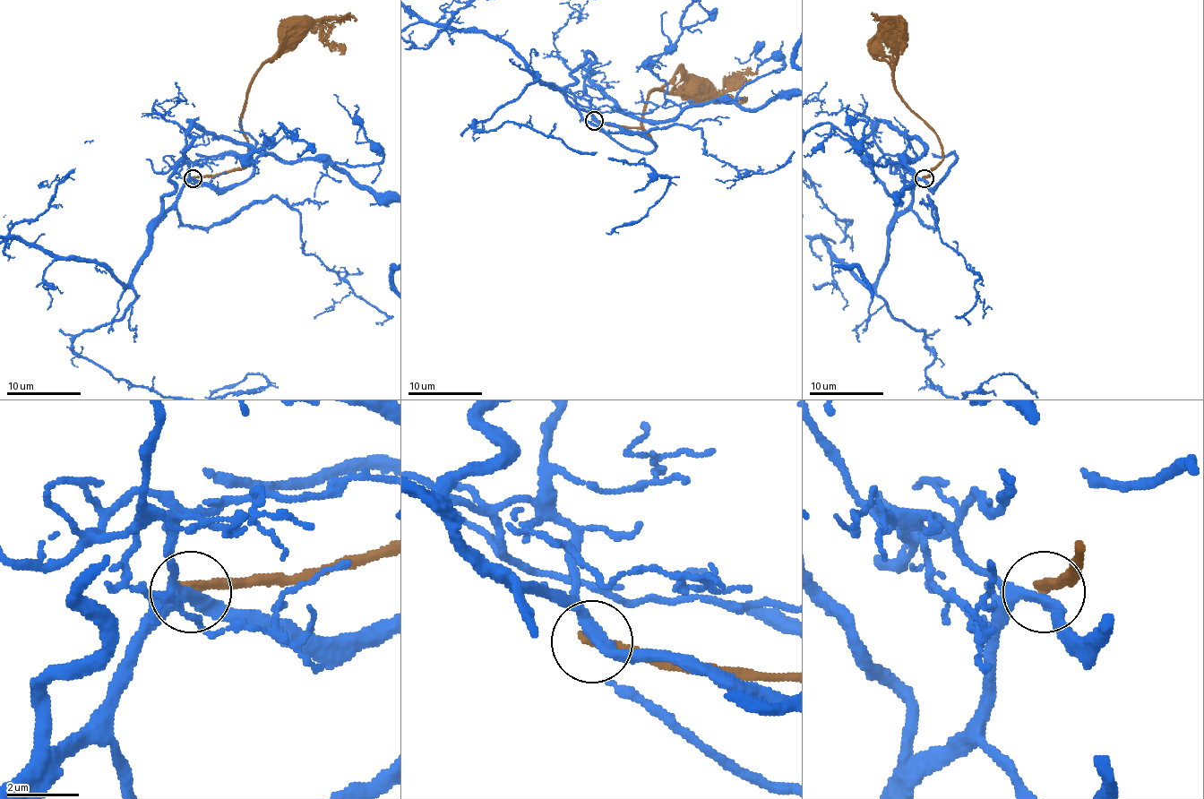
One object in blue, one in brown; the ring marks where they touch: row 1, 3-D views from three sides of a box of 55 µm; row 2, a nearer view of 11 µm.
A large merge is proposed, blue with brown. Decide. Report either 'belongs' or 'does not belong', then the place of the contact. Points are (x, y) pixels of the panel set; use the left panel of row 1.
does not belong; place (193, 178)

